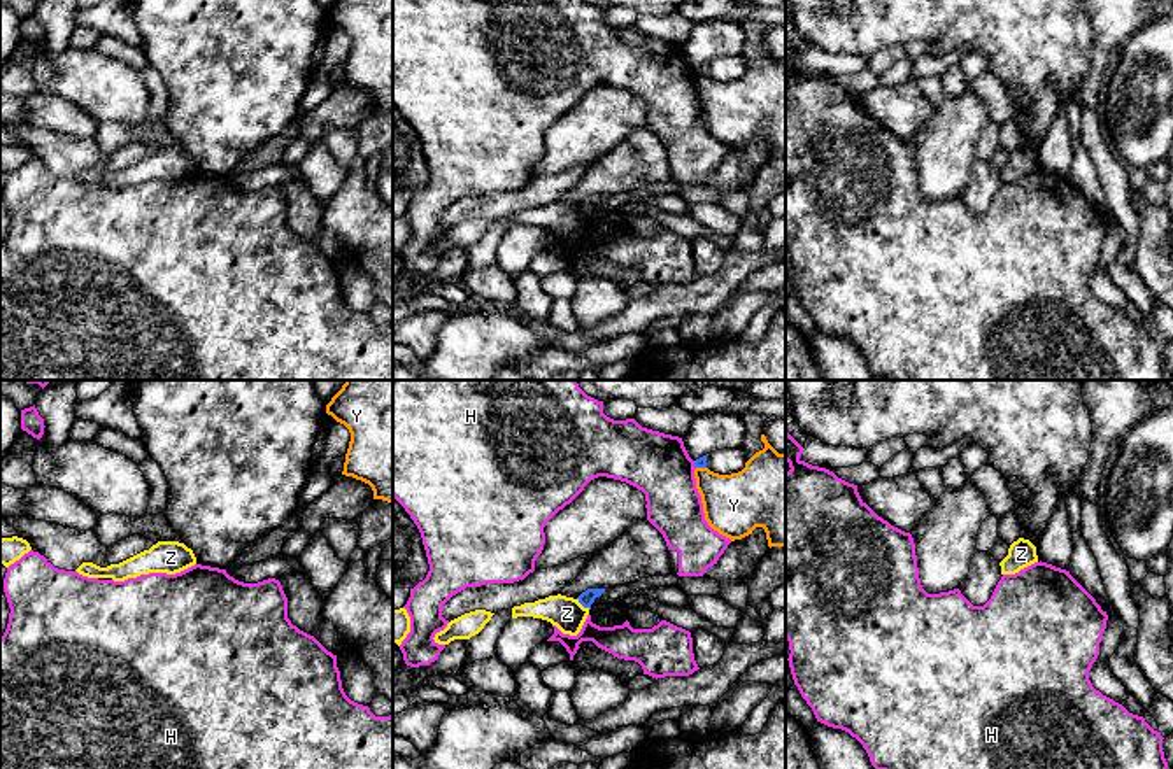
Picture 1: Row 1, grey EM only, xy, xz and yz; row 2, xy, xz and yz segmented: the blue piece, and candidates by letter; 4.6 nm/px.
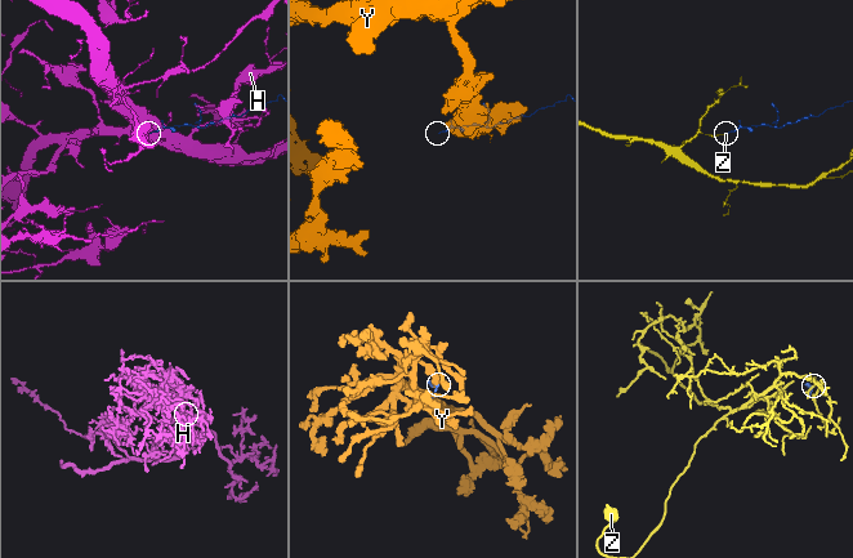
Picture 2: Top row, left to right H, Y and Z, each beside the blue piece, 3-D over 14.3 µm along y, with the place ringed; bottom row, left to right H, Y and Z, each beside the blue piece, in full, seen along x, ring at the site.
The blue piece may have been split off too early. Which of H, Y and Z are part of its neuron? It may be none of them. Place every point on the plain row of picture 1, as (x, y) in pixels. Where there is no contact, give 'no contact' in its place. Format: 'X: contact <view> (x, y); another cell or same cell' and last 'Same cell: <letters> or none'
H: contact xz (695, 72); another cell
Y: contact xz (702, 74); another cell
Z: contact xz (582, 212); another cell
Same cell: none

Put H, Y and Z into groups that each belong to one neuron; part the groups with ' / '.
H / Y / Z

